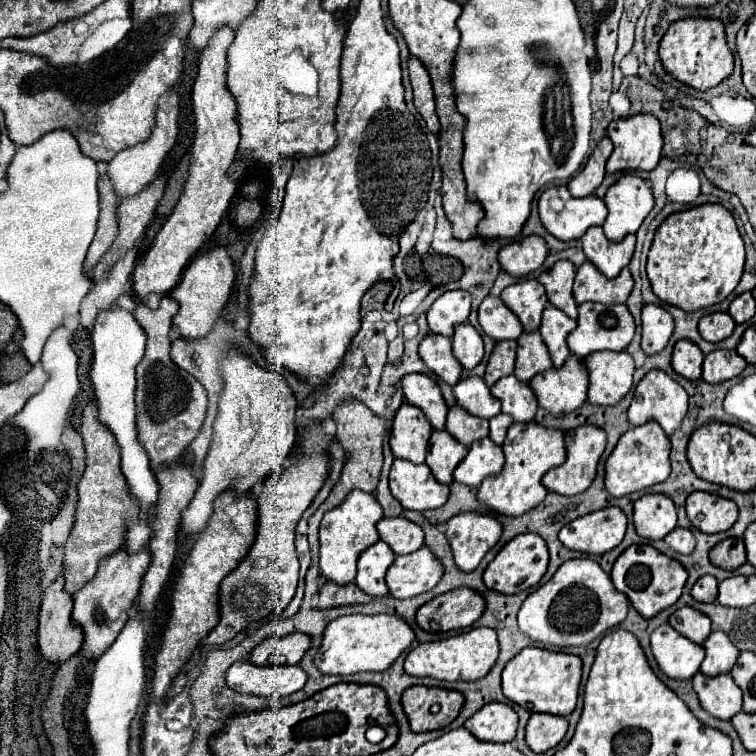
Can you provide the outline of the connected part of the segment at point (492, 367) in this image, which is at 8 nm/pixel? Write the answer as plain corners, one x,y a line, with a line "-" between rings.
504,340
504,342
496,342
494,352
488,360
486,366
486,374
484,374
484,382
486,386
494,386
500,378
510,376
514,372
514,360
516,360
516,340

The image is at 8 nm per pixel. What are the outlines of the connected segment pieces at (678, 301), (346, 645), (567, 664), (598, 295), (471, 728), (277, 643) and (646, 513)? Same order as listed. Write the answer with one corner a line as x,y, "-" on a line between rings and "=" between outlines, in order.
702,204
670,214
656,230
646,274
654,294
684,312
696,312
726,300
744,270
744,242
732,214
720,204
=
388,614
342,616
326,626
320,650
314,656
314,664
322,674
336,674
336,676
348,676
356,672
384,672
412,644
412,640
414,640
412,628
398,616
=
524,648
516,660
510,660
502,672
502,692
508,700
528,712
548,712
570,716
576,708
582,676
582,660
574,654
548,652
540,648
=
584,262
574,280
574,300
576,304
584,302
600,302
600,304
624,304
632,292
634,280
624,268
616,278
608,280
606,276
600,276
596,266
592,262
=
492,702
482,706
464,722
464,728
482,742
512,742
516,736
518,714
508,704
=
294,632
294,634
288,634
288,636
280,636
280,638
266,638
262,644
258,644
248,654
248,662
264,666
270,656
278,654
278,656
282,656
284,664
292,666
292,664
300,662
300,658
308,650
308,646
310,646
310,638
300,634
300,632
=
646,494
634,504
634,526
646,540
662,540
676,528
676,508
664,494

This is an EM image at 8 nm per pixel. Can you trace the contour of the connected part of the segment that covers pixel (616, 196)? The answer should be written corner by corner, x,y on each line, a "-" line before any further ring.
624,174
614,186
610,186
604,202
608,218
602,228
610,242
620,242
624,236
636,234
654,206
652,190
640,176
634,174

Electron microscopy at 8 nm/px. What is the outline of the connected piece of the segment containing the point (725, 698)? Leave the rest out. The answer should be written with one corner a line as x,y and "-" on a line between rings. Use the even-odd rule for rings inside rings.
698,672
692,678
692,684
702,708
710,716
720,720
730,720
734,714
742,710
742,692
734,684
730,674
708,678
702,672

